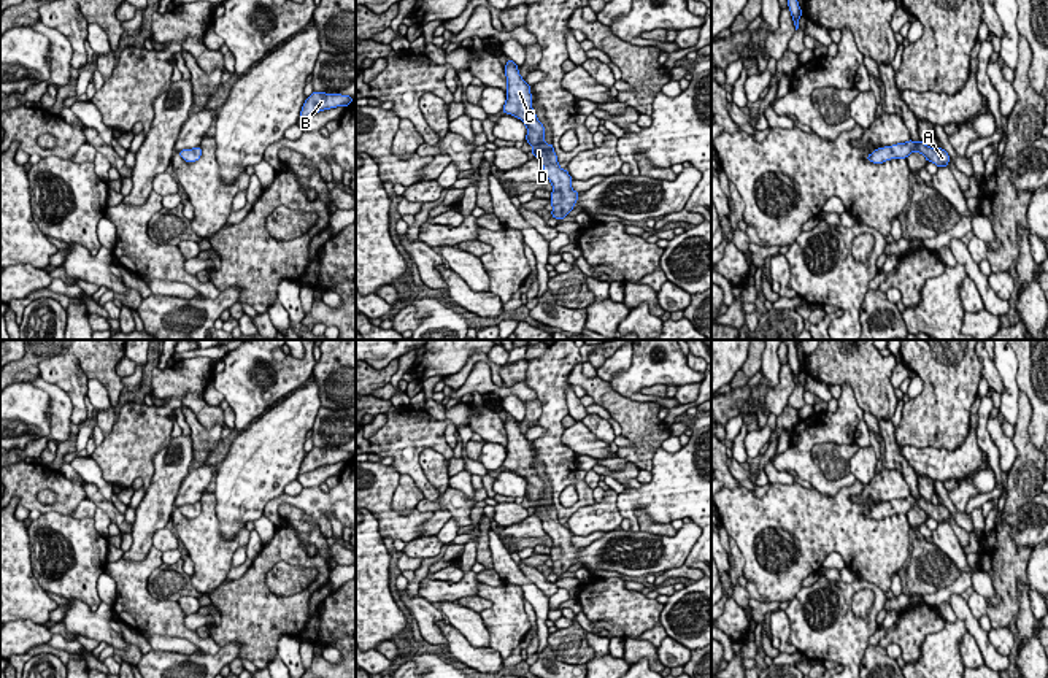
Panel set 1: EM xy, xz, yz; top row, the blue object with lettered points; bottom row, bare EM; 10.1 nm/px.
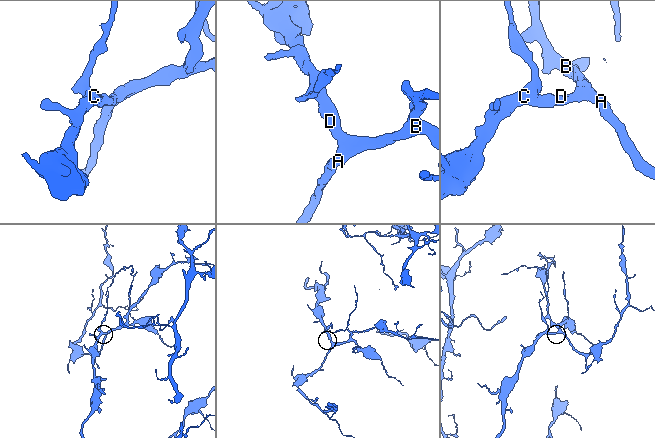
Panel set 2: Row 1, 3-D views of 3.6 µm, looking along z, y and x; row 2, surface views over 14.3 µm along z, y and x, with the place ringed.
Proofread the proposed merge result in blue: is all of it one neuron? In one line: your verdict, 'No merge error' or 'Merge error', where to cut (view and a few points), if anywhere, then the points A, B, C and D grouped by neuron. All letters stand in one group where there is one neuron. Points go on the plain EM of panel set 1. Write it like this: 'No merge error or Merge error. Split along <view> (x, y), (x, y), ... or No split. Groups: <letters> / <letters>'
No merge error. No split. Groups: A B C D

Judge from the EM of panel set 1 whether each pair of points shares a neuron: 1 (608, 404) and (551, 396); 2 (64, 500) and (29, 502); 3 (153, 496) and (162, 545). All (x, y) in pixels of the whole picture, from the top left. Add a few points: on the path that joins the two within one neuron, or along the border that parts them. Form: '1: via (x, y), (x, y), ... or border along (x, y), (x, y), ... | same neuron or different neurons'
1: border along (580, 362), (569, 375), (570, 385) | different neurons
2: via (56, 507), (37, 505) | same neuron
3: border along (165, 526), (154, 534), (151, 545) | different neurons

